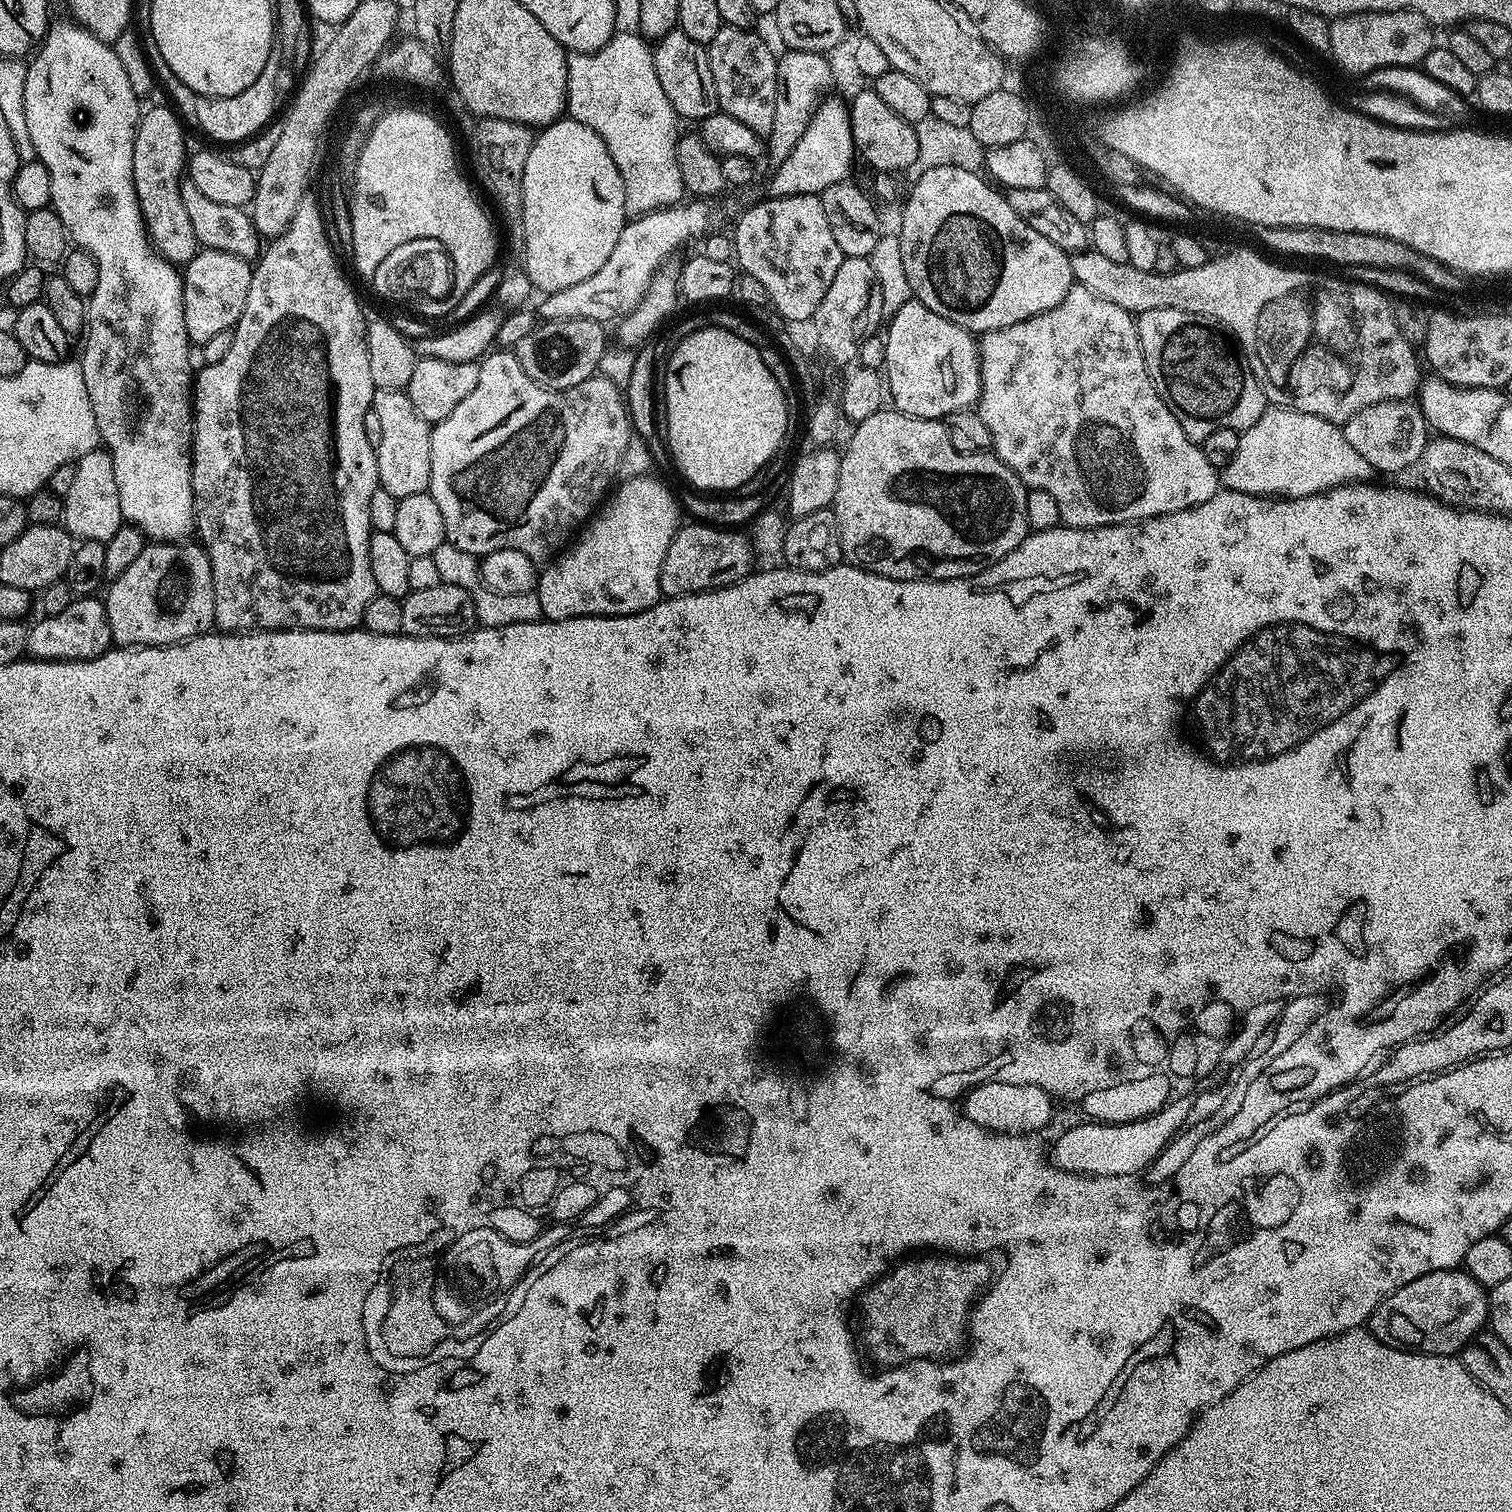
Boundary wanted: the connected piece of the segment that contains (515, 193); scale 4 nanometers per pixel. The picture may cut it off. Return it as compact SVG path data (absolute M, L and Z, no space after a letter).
M485 116L475 121L476 129L472 132L472 168L480 179L480 184L492 195L504 224L516 234L524 230L524 191L522 190L522 174L526 170L526 158L530 158L530 150L534 139L533 129L527 124L519 124L513 120L490 118Z

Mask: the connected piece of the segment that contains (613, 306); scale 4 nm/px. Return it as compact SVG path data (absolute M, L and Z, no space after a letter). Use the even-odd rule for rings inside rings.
M692 198L687 202L671 204L668 208L647 212L645 216L629 219L622 234L618 234L618 242L614 242L614 250L610 250L610 258L606 258L606 262L602 262L600 269L590 274L586 282L578 282L566 290L547 293L541 299L544 301L540 308L538 307L539 319L546 321L586 318L616 322L628 316L648 293L652 279L669 263L668 259L687 240L699 241L717 227L716 212L708 204L711 203L707 199Z

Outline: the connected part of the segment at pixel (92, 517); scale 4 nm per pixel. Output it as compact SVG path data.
M103 447L94 449L81 460L76 461L74 483L70 485L70 494L62 497L64 502L63 527L77 541L105 544L114 534L118 534L120 525L125 523L122 506L118 502L118 482L114 482L114 462Z

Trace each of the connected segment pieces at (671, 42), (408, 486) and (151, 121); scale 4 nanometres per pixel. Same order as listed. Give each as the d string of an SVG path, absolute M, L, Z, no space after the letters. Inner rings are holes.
M673 30L655 41L652 57L658 82L662 82L662 90L666 90L666 98L670 98L670 106L674 106L677 117L702 122L718 111L714 74L710 74L705 45L694 42L694 38L686 38L684 32Z
M375 389L370 410L378 414L382 425L382 442L374 445L380 487L394 494L397 500L410 494L422 494L428 491L430 438L433 425L424 420L422 414L418 414L418 410L414 410L414 402L410 402L407 391L404 390Z
M152 108L140 117L140 125L134 134L134 190L138 194L138 206L144 219L144 229L148 231L148 239L152 247L165 260L177 266L183 266L195 258L198 251L194 226L190 226L190 217L186 214L186 206L182 206L180 183L186 172L186 151L184 152L184 128L180 120L168 108Z

